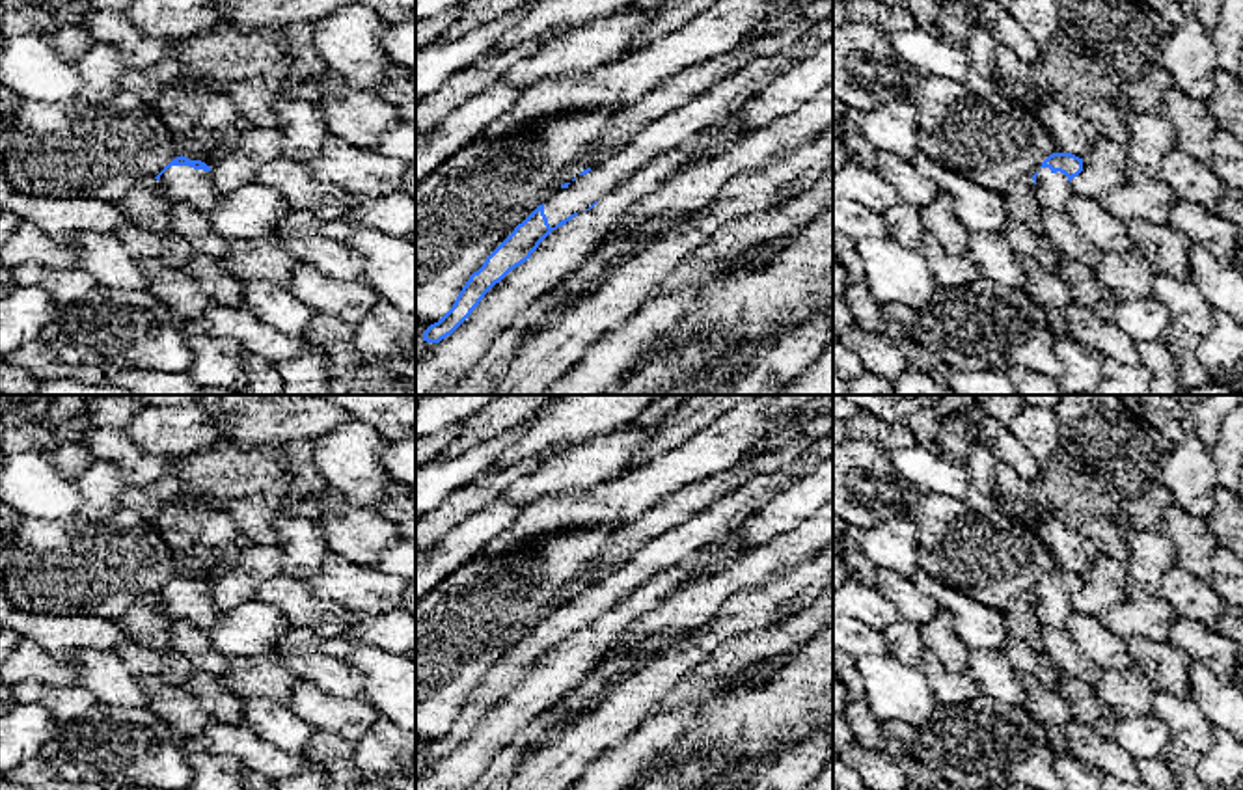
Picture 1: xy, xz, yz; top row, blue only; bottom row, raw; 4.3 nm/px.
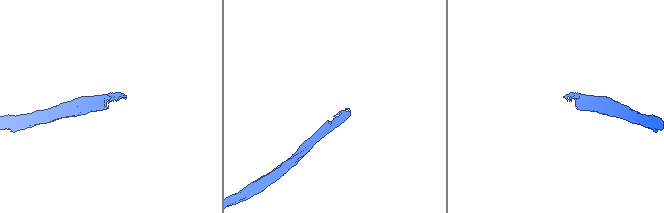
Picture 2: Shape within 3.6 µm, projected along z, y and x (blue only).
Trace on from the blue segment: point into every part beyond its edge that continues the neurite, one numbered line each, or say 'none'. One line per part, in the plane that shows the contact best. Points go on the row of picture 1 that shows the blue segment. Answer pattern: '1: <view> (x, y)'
1: xy (179, 183)

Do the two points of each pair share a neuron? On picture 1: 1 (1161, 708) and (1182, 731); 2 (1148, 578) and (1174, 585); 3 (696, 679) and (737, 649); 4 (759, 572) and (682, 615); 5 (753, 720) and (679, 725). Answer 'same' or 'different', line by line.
1: same
2: different
3: same
4: same
5: different

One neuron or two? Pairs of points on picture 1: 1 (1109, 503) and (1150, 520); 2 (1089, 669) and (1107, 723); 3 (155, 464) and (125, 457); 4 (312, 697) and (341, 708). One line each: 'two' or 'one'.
1: two
2: two
3: one
4: one

